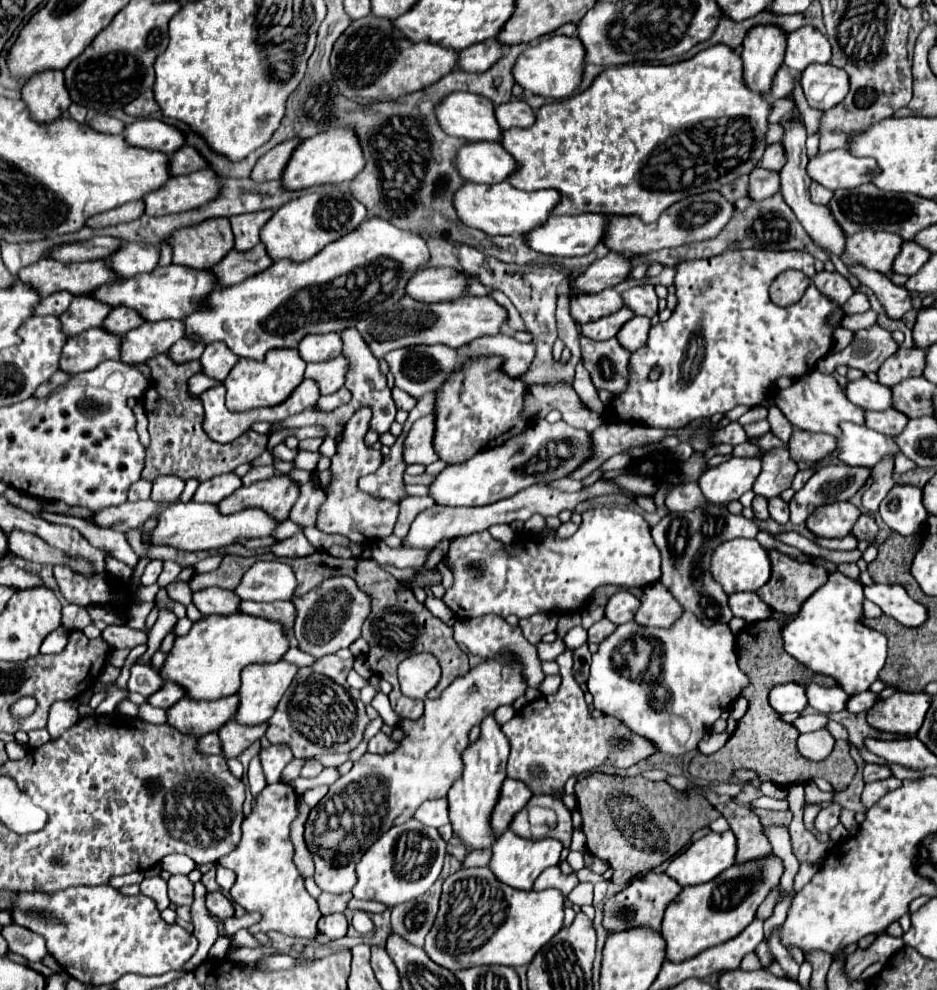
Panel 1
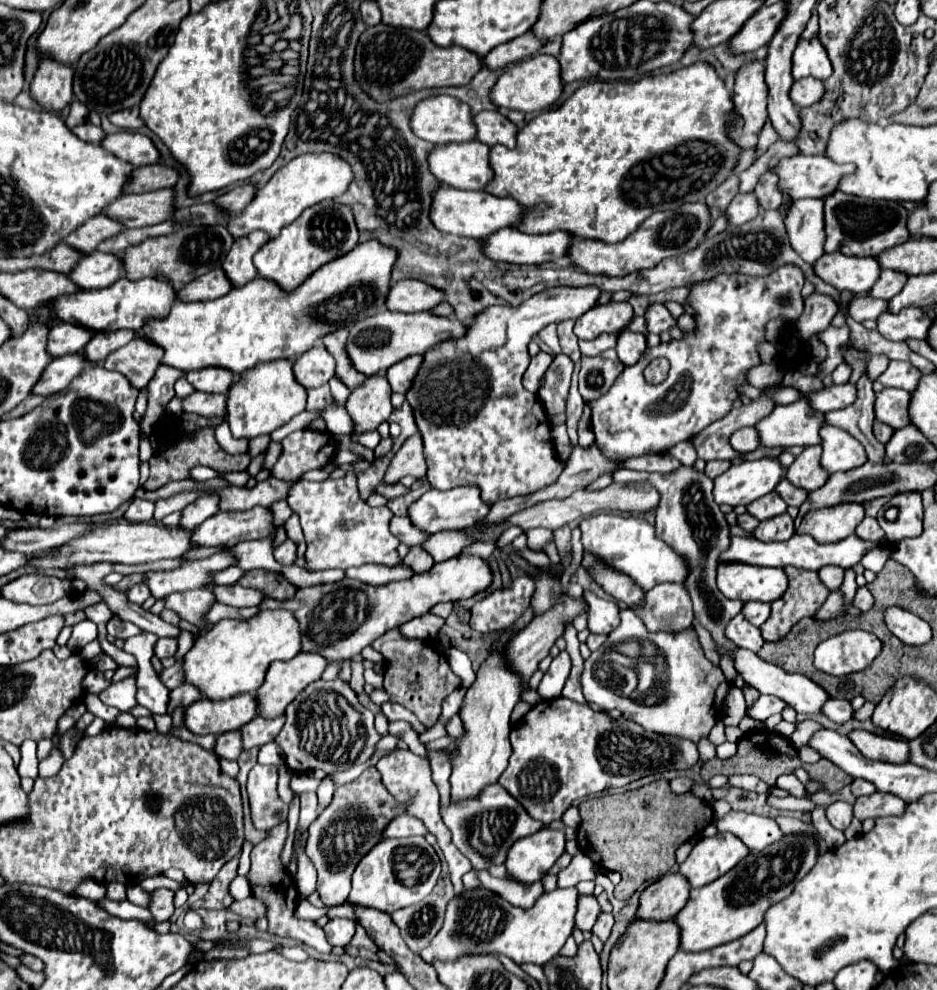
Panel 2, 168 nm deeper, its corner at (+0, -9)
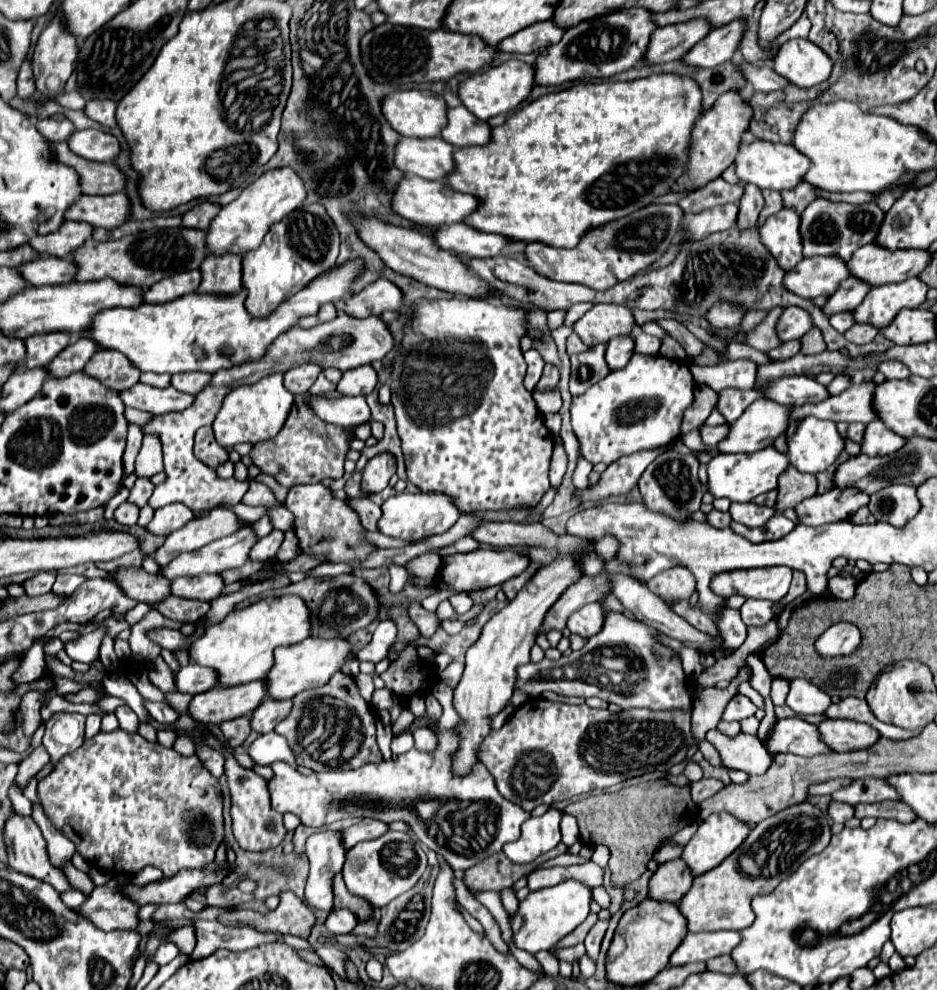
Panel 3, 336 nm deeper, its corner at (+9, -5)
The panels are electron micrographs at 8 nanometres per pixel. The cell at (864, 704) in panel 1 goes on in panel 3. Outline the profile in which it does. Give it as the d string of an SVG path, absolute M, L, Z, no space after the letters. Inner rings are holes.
M792 679L786 705L798 715L822 715L830 707L830 695L820 691L814 683L806 679Z

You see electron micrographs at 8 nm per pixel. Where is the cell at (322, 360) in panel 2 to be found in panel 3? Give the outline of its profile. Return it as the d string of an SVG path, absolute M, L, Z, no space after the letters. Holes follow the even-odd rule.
M304 363L304 365L294 367L284 373L284 385L288 391L292 391L292 395L302 395L312 387L312 383L316 381L316 377L320 373L322 373L320 365Z

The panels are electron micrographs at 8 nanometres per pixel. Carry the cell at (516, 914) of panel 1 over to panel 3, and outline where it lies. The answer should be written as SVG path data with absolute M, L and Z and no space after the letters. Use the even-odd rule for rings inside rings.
M568 879L550 889L530 893L524 901L520 901L518 911L510 917L514 945L528 953L548 951L556 941L560 941L586 919L586 915L590 913L590 899L590 889L574 879Z

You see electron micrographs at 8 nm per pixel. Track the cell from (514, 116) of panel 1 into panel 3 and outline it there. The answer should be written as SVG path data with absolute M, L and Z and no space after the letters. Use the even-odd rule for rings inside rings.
M466 107L448 109L448 127L442 131L442 139L454 147L466 145L484 145L492 141L492 127L468 113Z

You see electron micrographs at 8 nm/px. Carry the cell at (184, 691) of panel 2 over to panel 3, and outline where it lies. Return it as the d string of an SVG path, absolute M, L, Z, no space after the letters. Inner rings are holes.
M190 663L188 667L182 667L176 673L174 681L176 681L176 691L196 695L196 693L212 689L218 683L218 677L216 677L216 673L212 669Z

